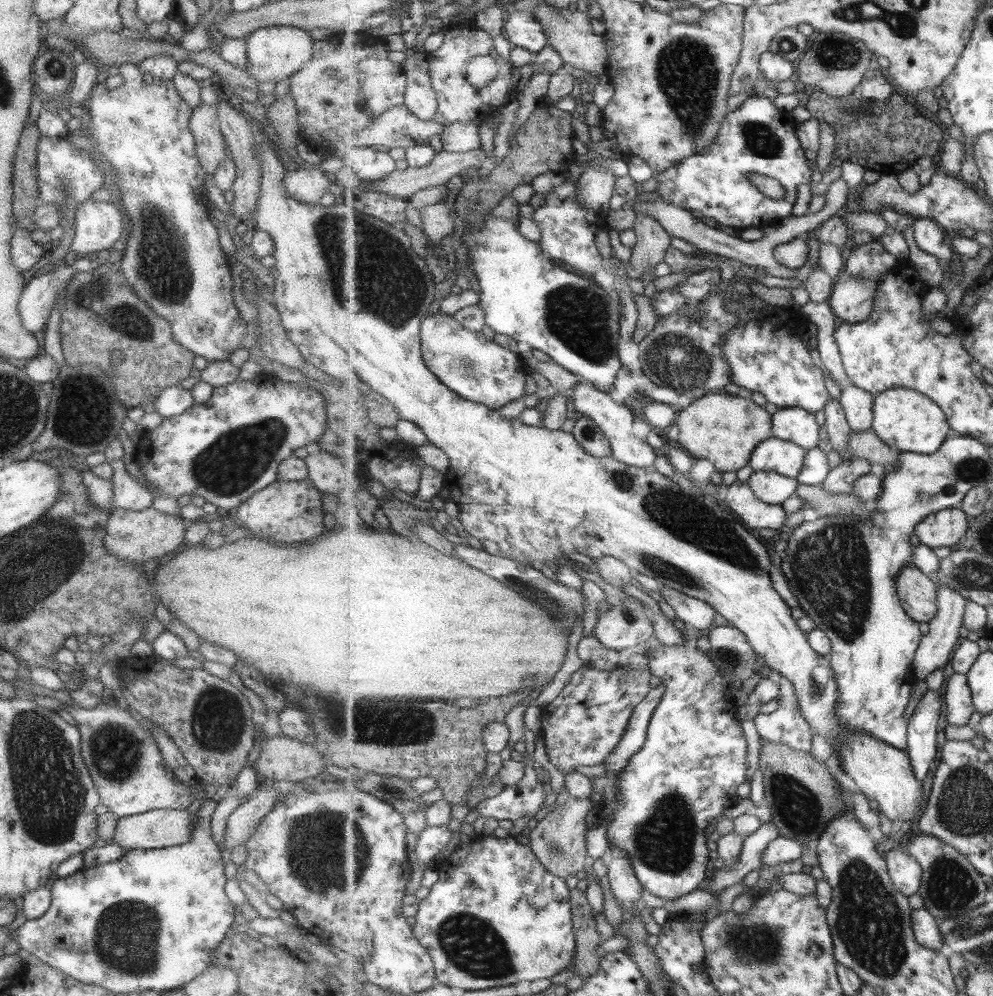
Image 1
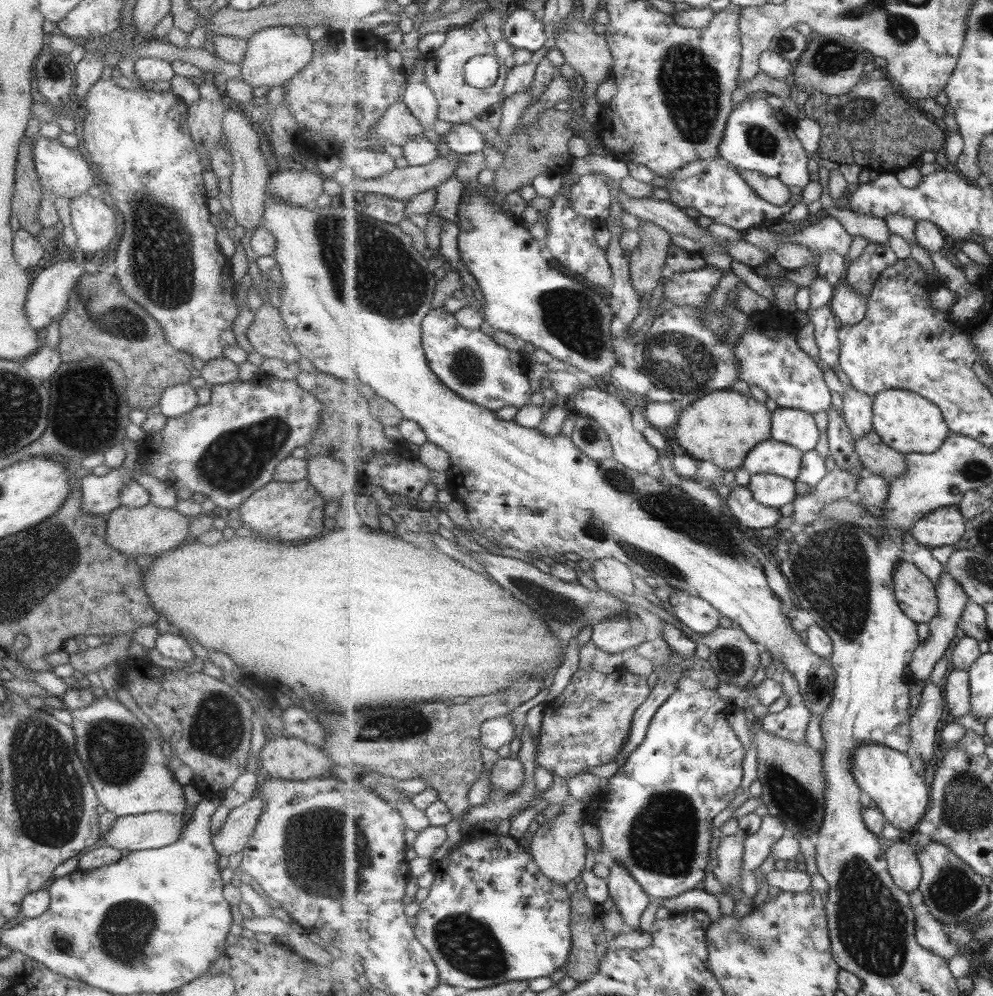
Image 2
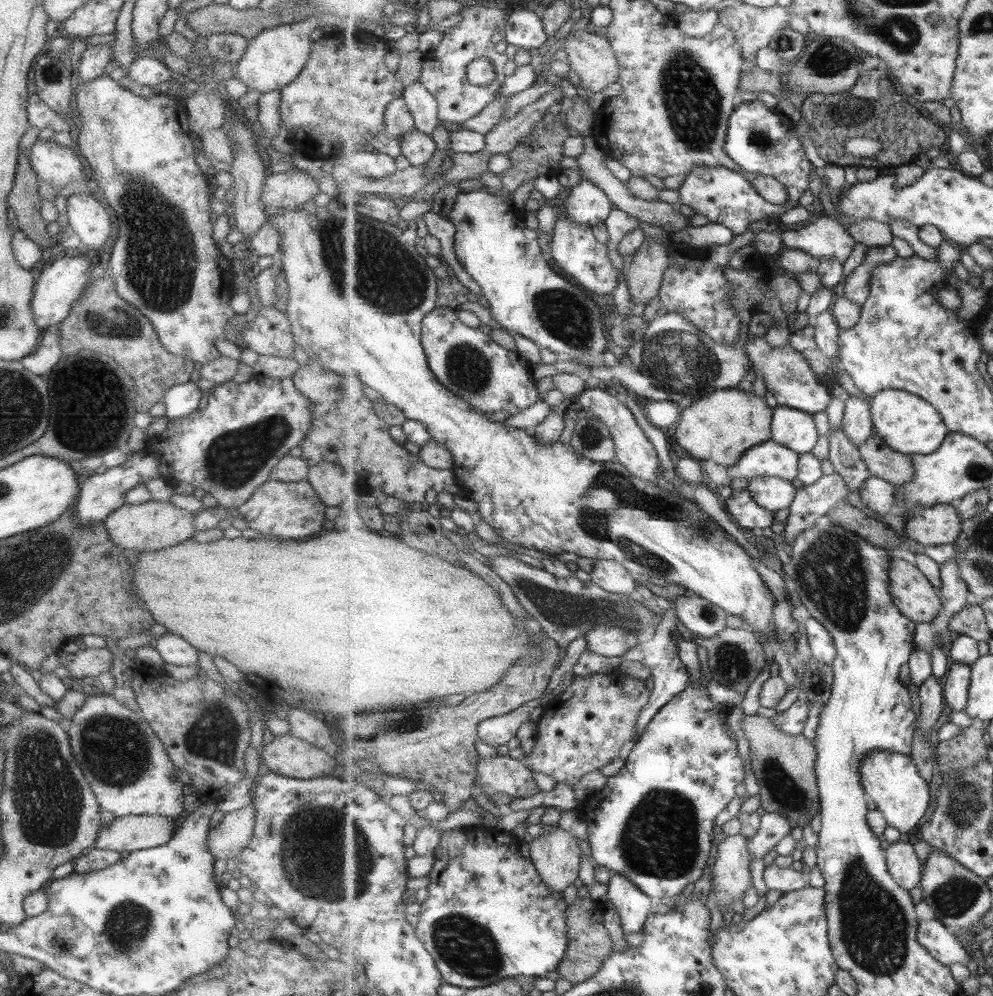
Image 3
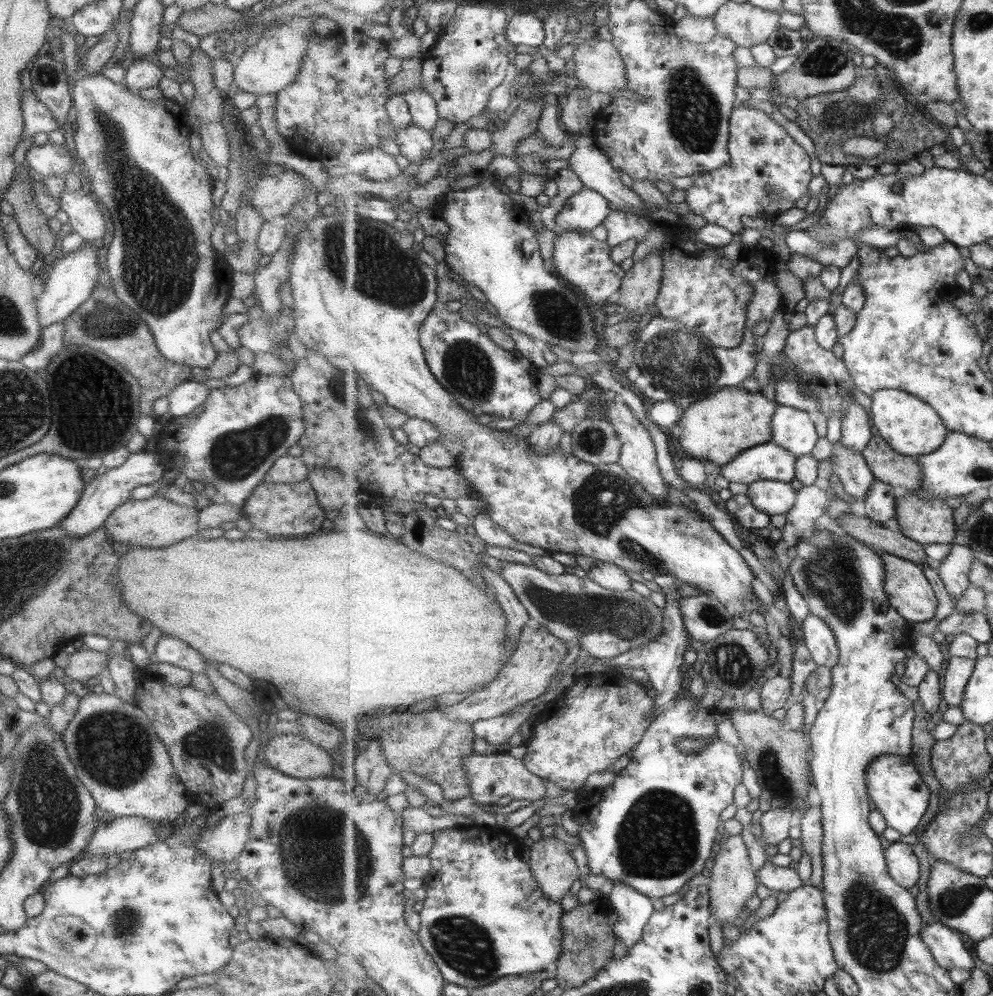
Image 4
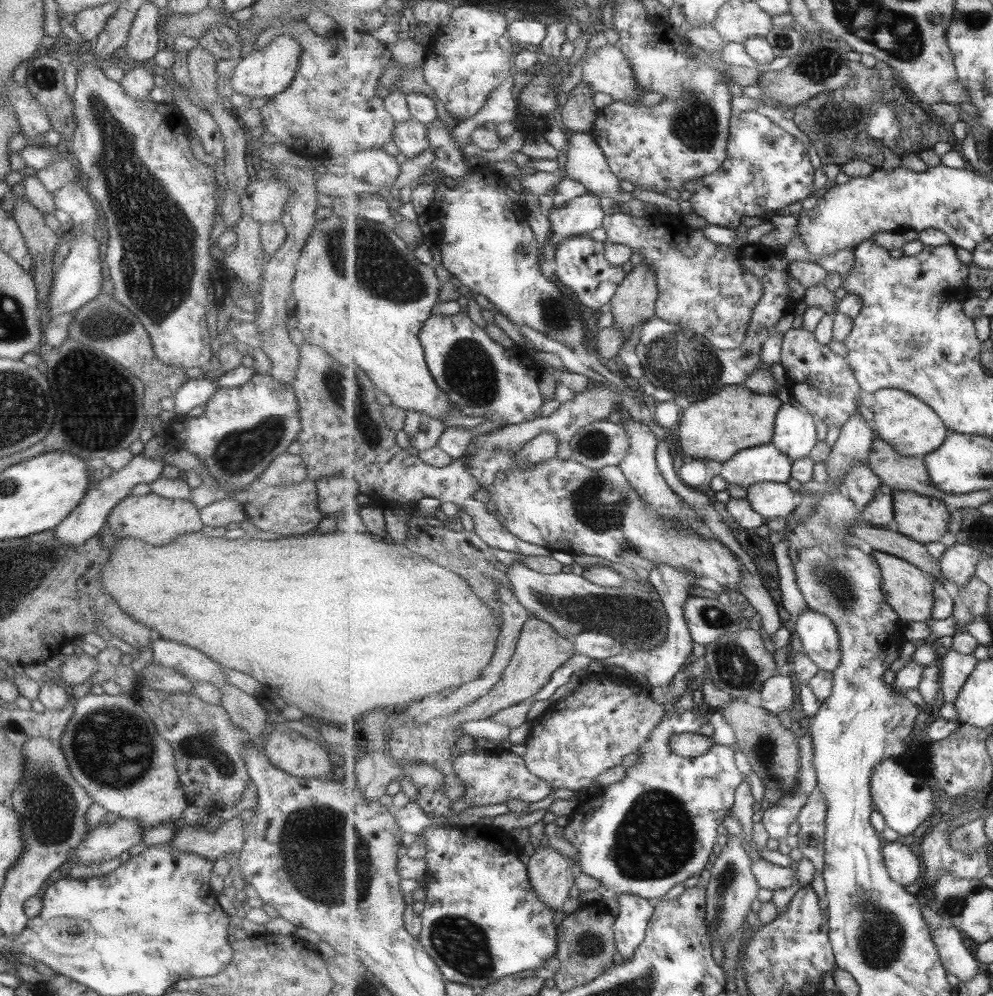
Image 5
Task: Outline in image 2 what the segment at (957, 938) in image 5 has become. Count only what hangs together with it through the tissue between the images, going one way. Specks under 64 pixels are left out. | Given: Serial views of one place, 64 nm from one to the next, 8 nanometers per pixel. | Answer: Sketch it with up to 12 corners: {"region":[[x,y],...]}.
{"region":[[930,912],[917,917],[921,946],[947,960],[959,952],[946,925]]}

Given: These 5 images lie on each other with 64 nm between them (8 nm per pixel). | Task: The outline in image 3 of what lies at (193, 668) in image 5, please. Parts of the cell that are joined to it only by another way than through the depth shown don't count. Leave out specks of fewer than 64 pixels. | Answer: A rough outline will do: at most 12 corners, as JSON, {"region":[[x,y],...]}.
{"region":[[177,634],[155,639],[167,664],[184,668],[198,662],[198,651]]}

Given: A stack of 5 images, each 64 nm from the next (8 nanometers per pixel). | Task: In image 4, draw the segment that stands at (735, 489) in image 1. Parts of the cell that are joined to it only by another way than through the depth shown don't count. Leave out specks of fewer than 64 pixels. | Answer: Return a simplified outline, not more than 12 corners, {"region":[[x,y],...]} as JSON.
{"region":[[748,493],[723,502],[735,522],[752,531],[771,527],[771,515],[759,510]]}

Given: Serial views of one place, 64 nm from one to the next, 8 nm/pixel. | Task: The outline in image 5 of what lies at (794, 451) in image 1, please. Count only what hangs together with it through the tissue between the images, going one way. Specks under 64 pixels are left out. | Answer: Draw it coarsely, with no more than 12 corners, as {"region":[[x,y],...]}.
{"region":[[769,443],[737,452],[721,476],[749,490],[789,482],[793,459]]}

